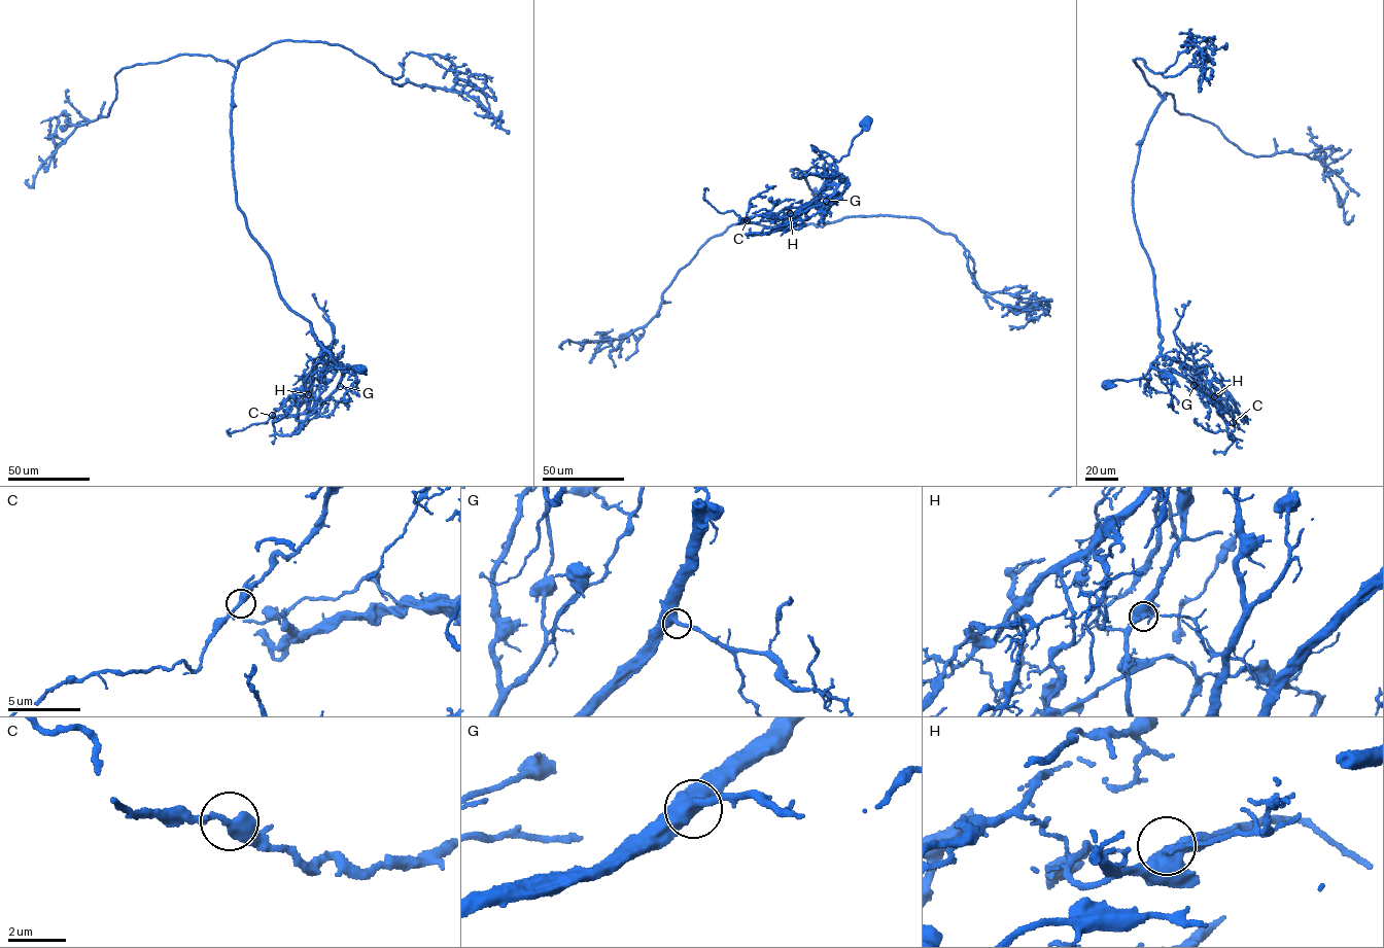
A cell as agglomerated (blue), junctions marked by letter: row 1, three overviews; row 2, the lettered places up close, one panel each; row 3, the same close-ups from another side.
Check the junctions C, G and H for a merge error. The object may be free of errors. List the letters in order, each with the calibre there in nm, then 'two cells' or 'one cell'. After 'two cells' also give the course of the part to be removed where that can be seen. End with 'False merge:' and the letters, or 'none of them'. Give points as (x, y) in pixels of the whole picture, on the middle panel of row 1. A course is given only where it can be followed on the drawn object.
C: 400 nm | one cell
G: 400 nm | one cell
H: 380 nm | two cells | (790, 213), (785, 216), (789, 218), (811, 205), (825, 206), (840, 195), (827, 214)
False merge: H

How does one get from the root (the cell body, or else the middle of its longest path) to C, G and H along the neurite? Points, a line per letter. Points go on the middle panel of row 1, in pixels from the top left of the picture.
C: (866, 121), (848, 154), (828, 169), (818, 197), (798, 208), (770, 213), (756, 222), (747, 220)
G: (866, 121), (853, 140), (848, 154), (834, 161), (838, 186), (826, 201)
H: (866, 121), (853, 140), (848, 154), (834, 161), (839, 178), (834, 194), (821, 204), (790, 213)

